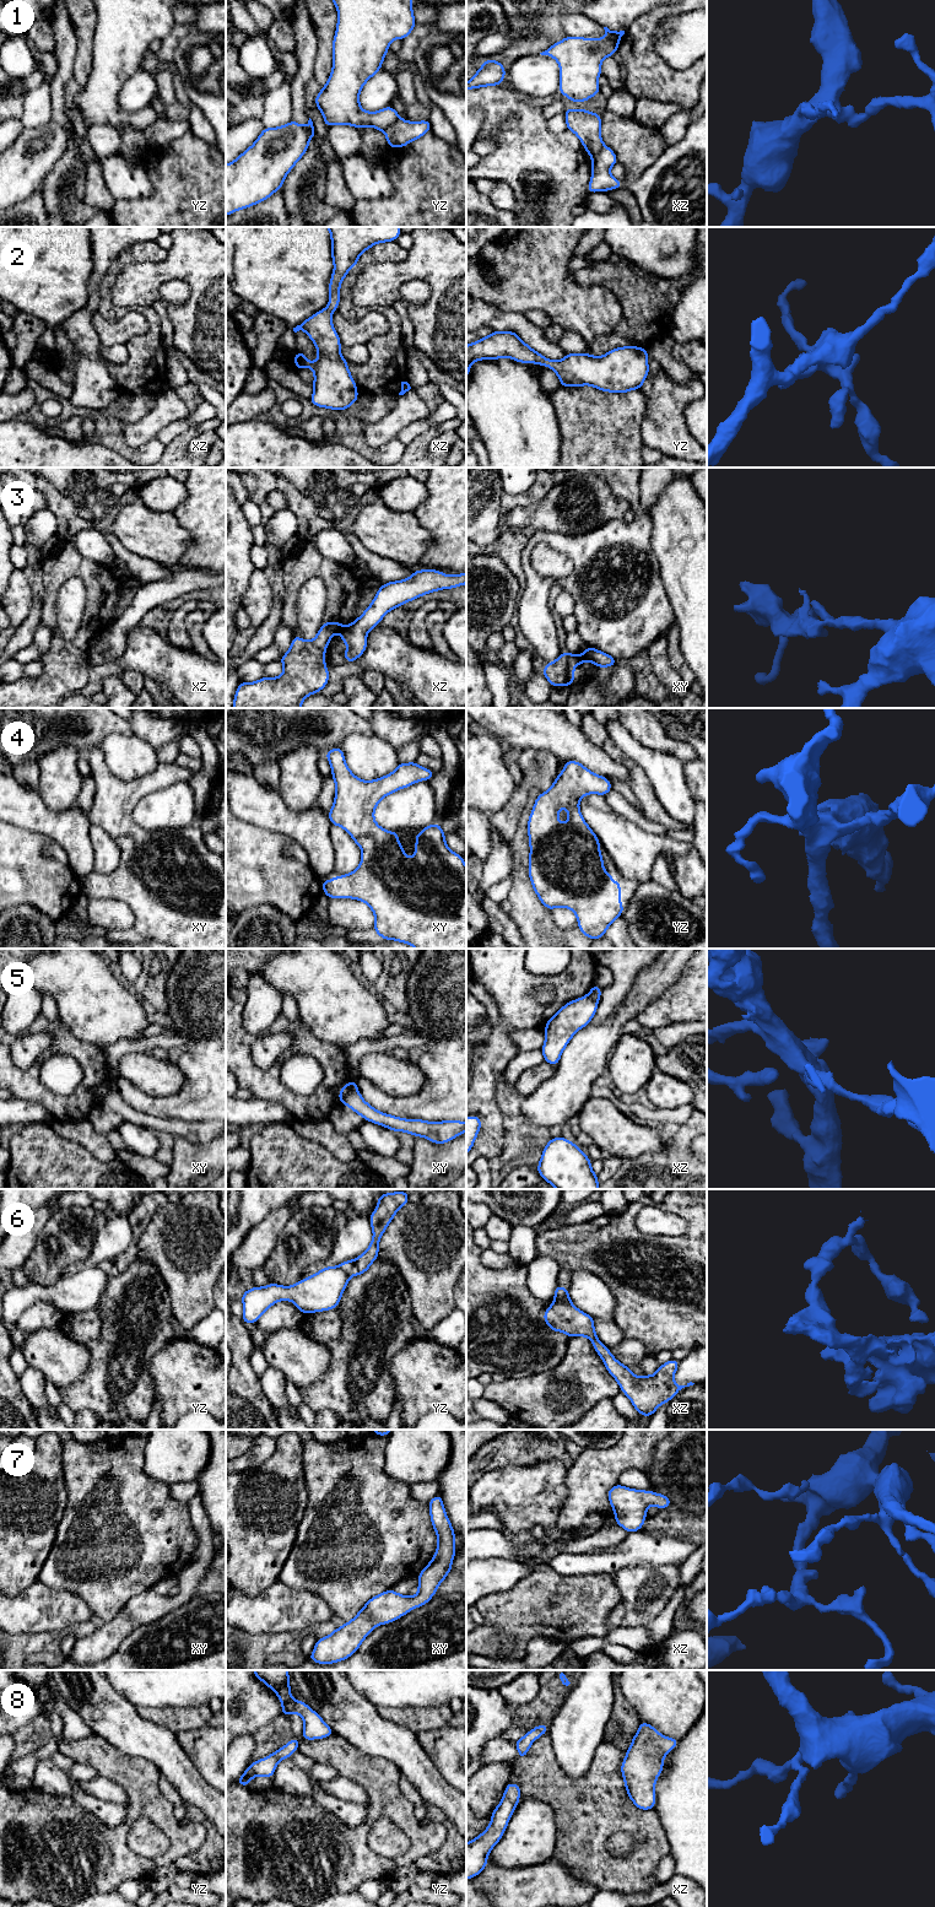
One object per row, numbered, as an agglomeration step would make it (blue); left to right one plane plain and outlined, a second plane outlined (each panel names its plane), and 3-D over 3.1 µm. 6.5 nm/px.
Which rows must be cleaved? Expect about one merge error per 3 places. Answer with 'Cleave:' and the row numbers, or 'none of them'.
Cleave: 1, 3, 5, 6

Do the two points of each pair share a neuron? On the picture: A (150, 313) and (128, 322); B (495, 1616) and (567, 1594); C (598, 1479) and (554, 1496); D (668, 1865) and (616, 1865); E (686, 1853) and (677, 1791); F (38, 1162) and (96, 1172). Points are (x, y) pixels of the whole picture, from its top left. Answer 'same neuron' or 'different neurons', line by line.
A: different neurons
B: same neuron
C: different neurons
D: different neurons
E: same neuron
F: same neuron

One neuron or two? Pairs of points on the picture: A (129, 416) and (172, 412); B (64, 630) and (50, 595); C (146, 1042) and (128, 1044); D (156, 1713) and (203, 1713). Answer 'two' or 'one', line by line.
A: two
B: two
C: one
D: one

